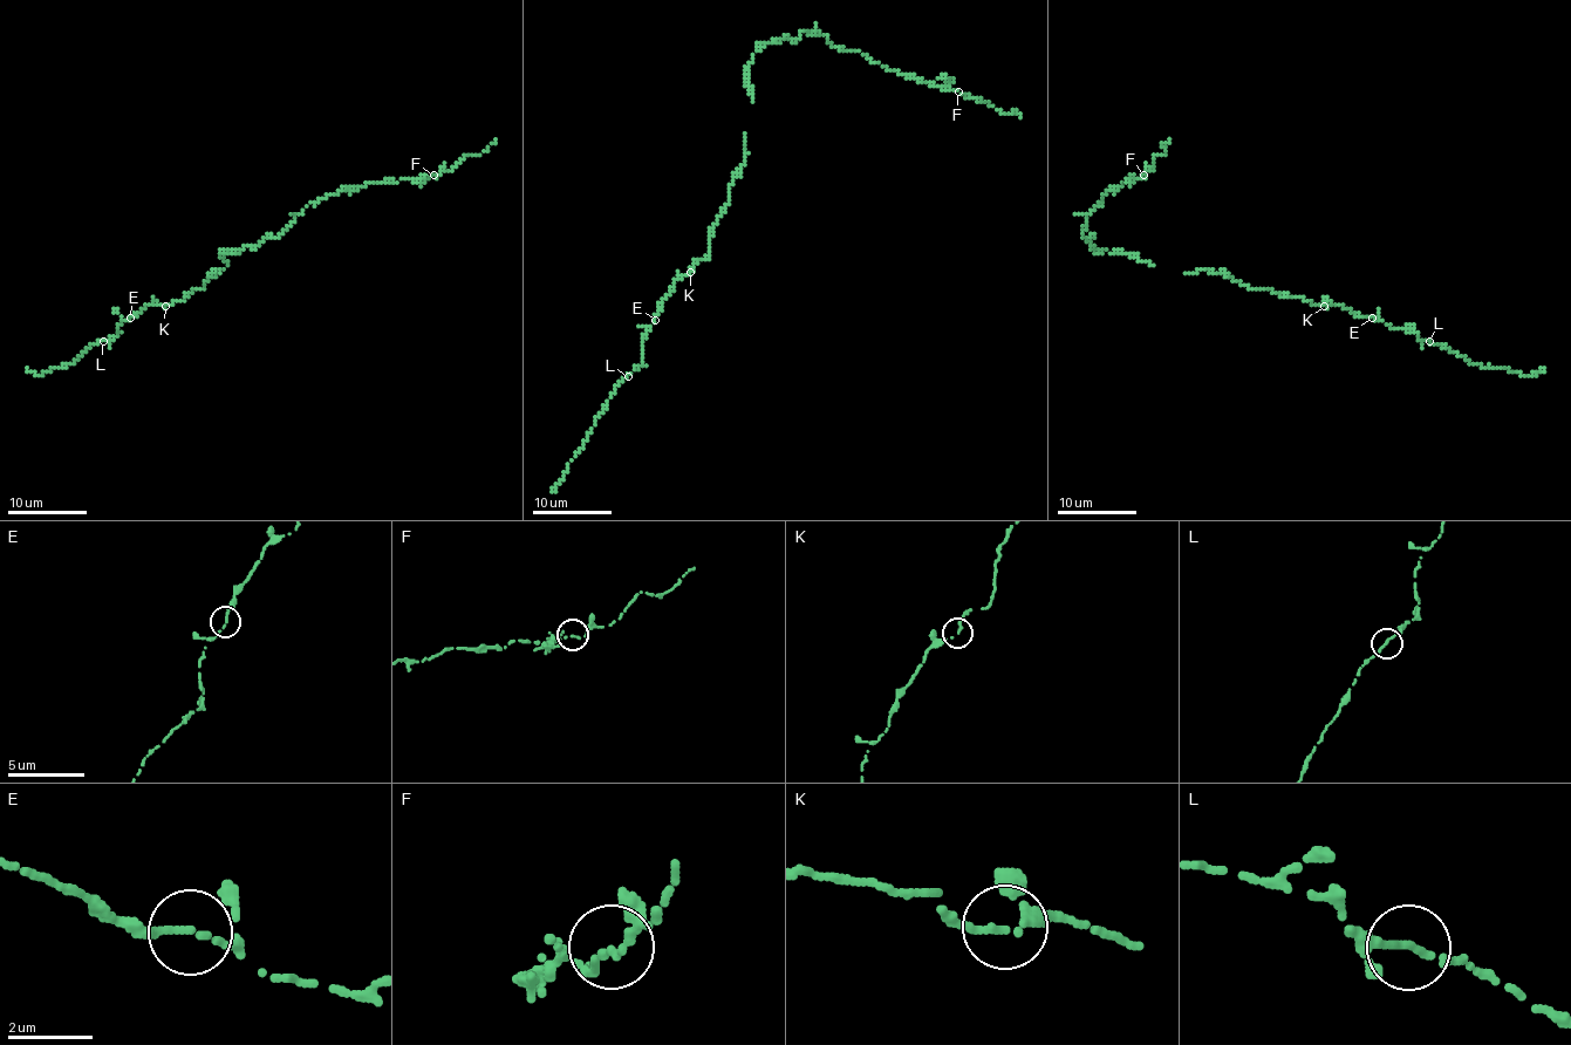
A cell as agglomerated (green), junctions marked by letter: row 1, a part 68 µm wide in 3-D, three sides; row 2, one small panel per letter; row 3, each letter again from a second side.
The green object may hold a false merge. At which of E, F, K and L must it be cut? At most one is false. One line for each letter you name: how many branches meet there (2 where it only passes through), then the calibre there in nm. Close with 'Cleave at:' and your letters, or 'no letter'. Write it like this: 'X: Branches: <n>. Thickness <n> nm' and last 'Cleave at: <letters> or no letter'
Cleave at: no letter

